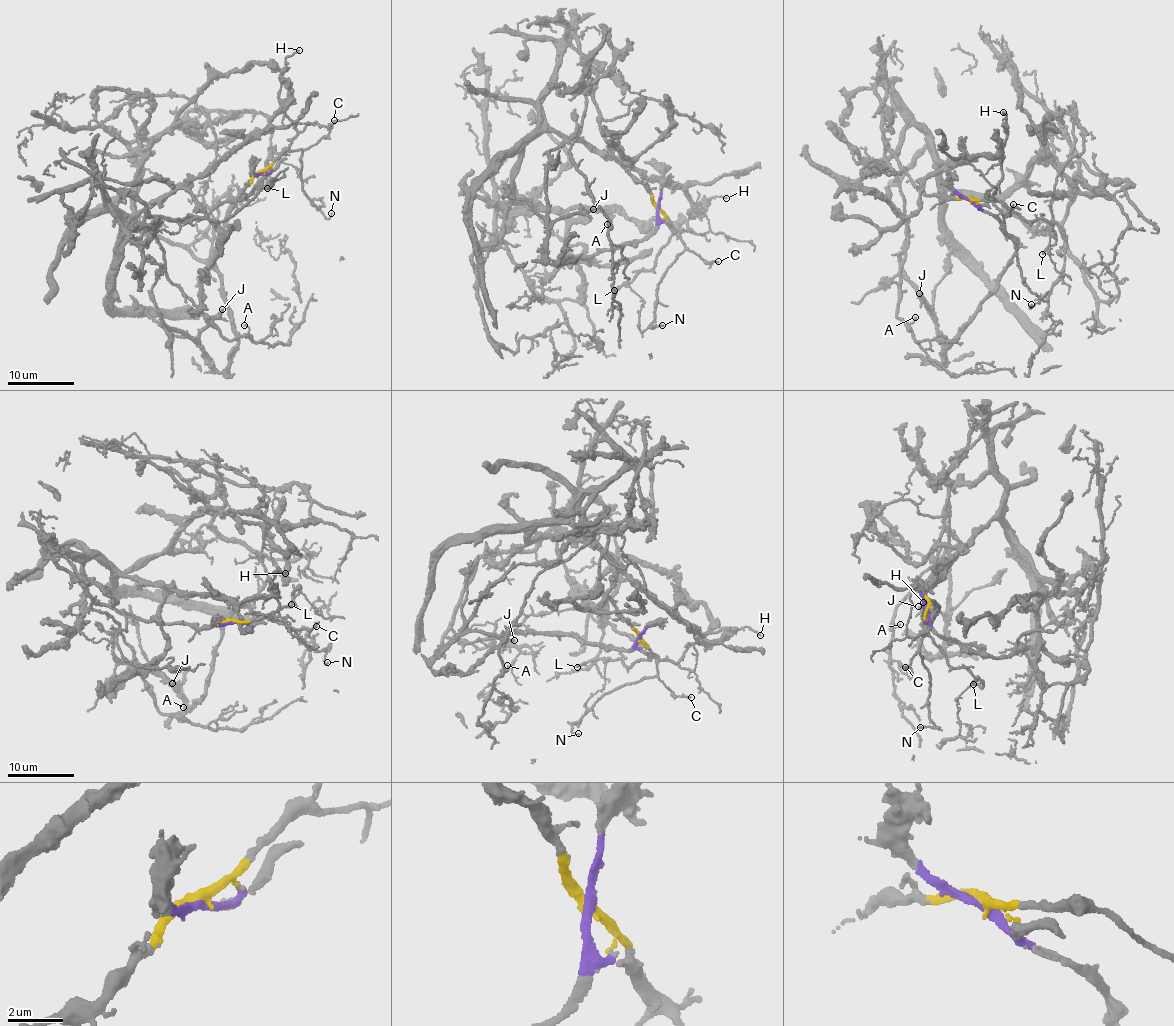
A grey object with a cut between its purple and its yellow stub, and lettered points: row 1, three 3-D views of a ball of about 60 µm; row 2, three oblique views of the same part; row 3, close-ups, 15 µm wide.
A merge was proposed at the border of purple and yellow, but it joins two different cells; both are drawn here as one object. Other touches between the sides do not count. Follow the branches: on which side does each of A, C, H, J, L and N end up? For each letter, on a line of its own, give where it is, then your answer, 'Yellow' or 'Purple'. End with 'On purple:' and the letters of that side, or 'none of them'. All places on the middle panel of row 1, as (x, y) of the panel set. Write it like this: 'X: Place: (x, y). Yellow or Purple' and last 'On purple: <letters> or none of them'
A: Place: (607, 224). Yellow
C: Place: (718, 261). Yellow
H: Place: (726, 198). Yellow
J: Place: (593, 209). Purple
L: Place: (614, 290). Yellow
N: Place: (662, 325). Yellow
On purple: J

